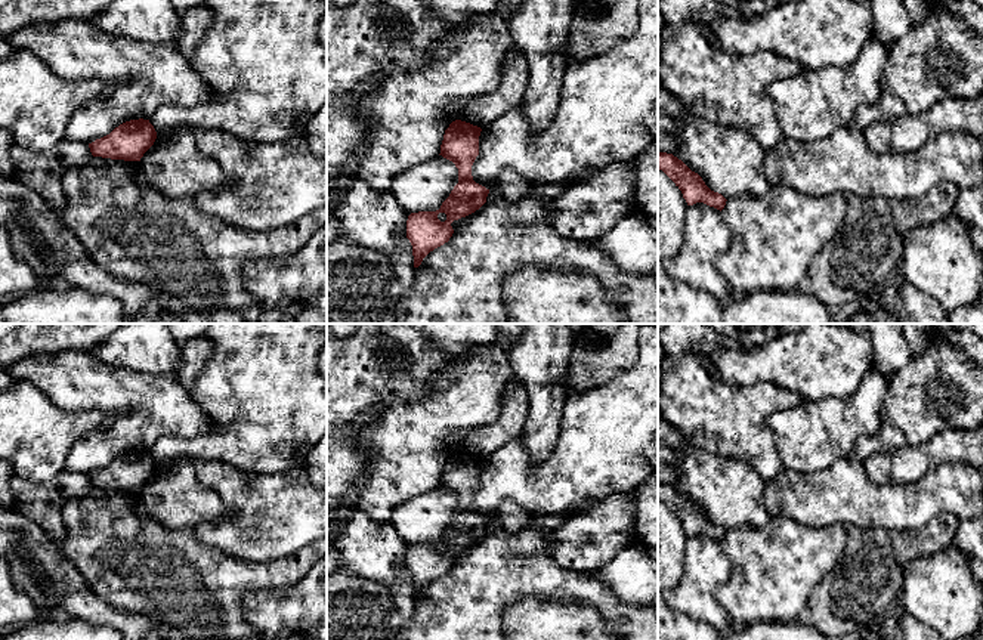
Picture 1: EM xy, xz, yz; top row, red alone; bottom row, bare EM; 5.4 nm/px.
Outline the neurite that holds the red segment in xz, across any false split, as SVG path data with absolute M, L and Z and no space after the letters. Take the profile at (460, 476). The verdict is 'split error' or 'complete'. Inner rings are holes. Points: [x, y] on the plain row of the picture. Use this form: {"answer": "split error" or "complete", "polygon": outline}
{"answer": "complete", "polygon": "M455 451L445 461L441 476L443 489L458 500L458 514L436 542L411 544L407 551L407 569L412 576L414 599L435 579L449 572L454 565L451 554L479 541L489 520L476 514L472 497L479 486L479 467L482 460Z"}

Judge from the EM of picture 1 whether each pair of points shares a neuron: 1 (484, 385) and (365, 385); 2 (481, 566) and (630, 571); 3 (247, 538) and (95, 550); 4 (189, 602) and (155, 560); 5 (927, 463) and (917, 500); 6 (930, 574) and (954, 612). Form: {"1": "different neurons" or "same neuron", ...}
{"1": "same neuron", "2": "different neurons", "3": "different neurons", "4": "same neuron", "5": "different neurons", "6": "same neuron"}

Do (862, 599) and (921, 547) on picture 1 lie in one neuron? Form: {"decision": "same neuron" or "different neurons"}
{"decision": "same neuron"}

